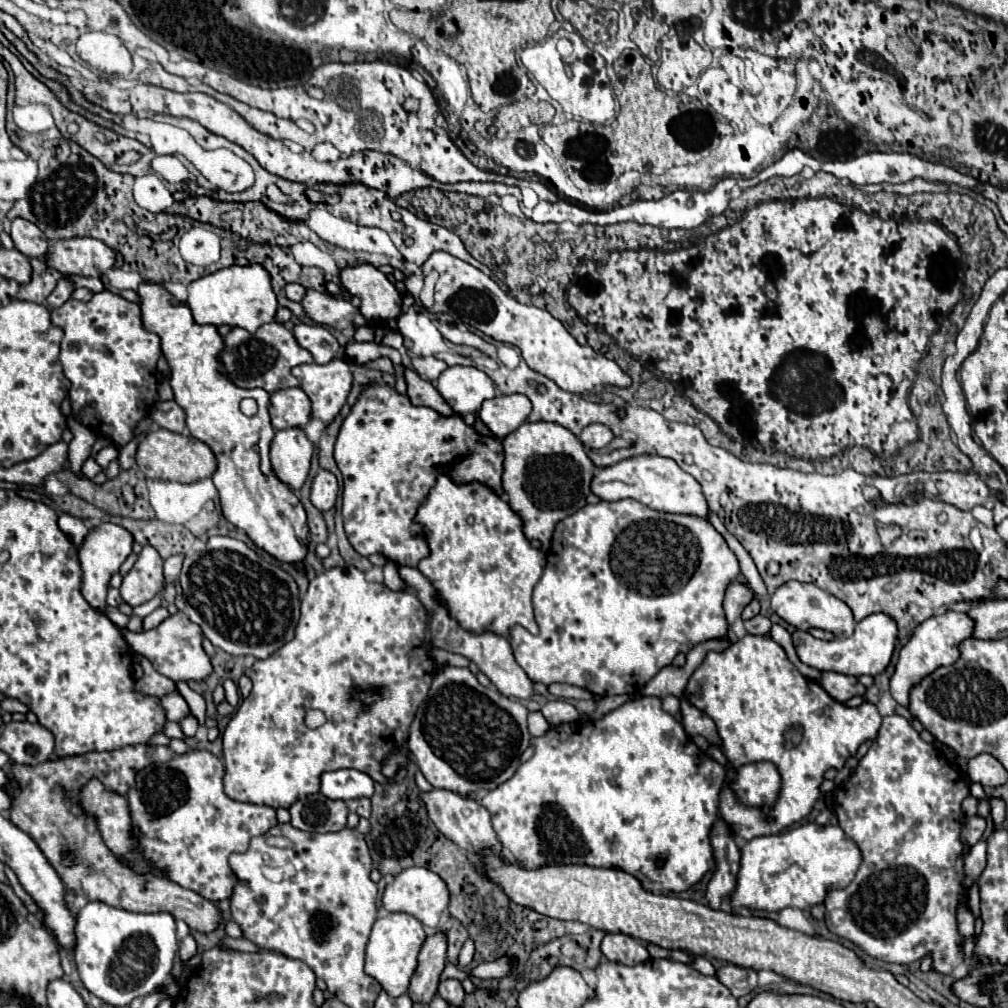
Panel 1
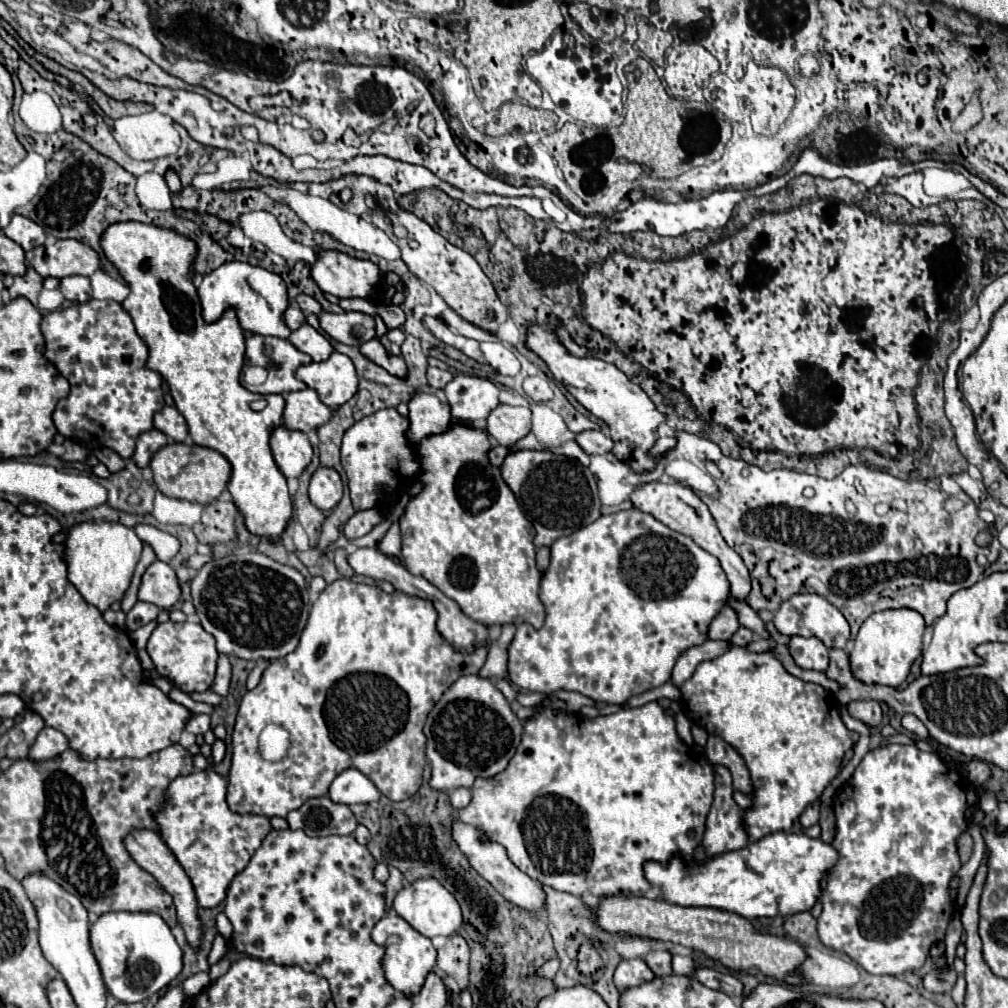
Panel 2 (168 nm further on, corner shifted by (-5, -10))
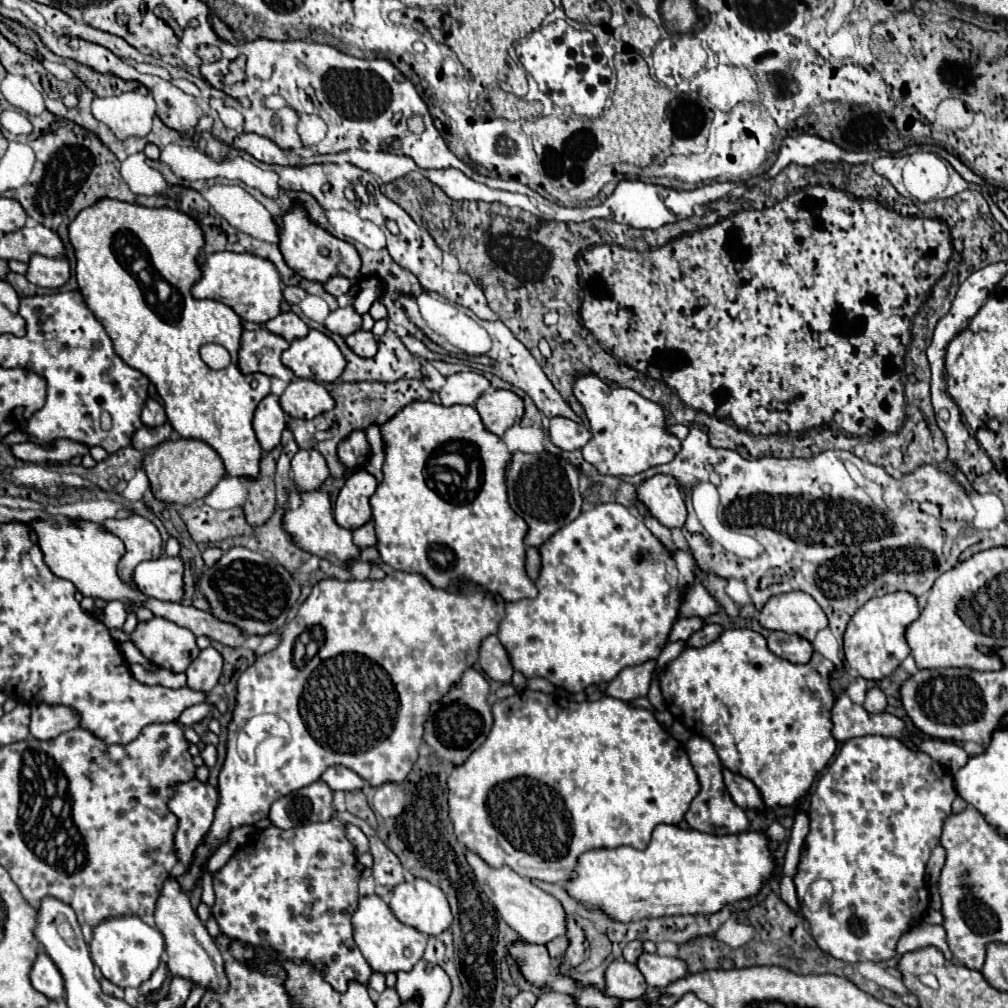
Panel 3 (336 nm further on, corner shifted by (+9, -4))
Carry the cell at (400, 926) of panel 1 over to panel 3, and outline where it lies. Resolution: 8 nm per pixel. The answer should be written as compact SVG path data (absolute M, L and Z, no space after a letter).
M376 894L372 896L362 896L356 908L356 914L352 914L352 928L354 928L354 940L376 972L398 972L398 970L410 970L424 954L426 948L426 936L418 932L412 926L402 924L390 906Z

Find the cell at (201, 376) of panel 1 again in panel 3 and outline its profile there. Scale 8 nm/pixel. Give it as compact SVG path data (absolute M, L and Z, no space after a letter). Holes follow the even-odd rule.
M100 198L70 222L68 238L76 256L76 282L86 306L104 324L116 354L128 366L146 374L156 386L172 428L182 438L210 444L220 454L228 476L254 478L258 474L262 448L252 430L252 416L258 402L270 394L270 378L266 374L244 374L238 368L242 318L224 302L196 300L190 294L190 288L200 280L198 262L204 246L200 224L180 210L146 208L114 198ZM204 344L224 346L232 356L232 364L224 370L208 368L200 358Z

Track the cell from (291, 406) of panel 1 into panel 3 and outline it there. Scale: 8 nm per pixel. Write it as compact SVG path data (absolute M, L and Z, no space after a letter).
M296 378L292 380L284 394L280 396L282 410L292 418L314 418L322 412L334 408L334 398L326 390L324 384L316 384L316 380Z

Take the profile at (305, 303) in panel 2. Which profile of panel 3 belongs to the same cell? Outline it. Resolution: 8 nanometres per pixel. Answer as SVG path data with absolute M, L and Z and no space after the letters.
M286 286L284 288L284 300L288 304L298 304L304 296L306 296L306 292L300 286Z

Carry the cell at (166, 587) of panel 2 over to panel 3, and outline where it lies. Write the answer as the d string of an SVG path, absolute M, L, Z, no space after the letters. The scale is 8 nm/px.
M162 556L160 560L140 562L134 570L134 584L148 598L182 602L184 598L184 562L180 556Z

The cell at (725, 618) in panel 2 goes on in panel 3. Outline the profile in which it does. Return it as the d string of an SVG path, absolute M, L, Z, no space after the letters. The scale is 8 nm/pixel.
M680 618L672 626L672 634L668 634L668 642L678 642L678 640L688 640L696 630L700 630L704 622L700 618Z

